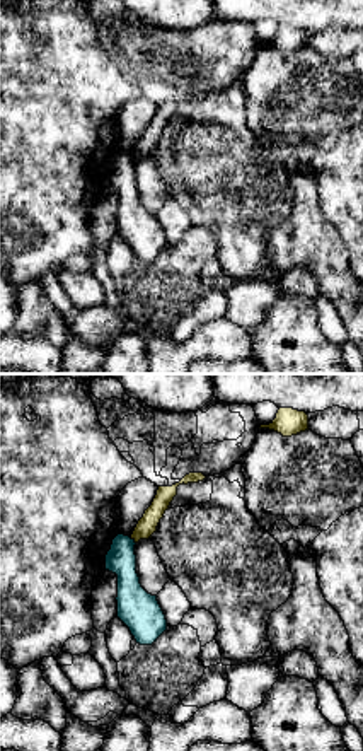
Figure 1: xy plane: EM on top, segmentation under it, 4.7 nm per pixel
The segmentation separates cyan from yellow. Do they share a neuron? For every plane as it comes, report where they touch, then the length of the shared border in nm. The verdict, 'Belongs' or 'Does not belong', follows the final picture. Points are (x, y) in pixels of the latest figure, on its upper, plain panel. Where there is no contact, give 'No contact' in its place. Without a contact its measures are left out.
Touches cyan at (133, 159). Shared border 40 nm

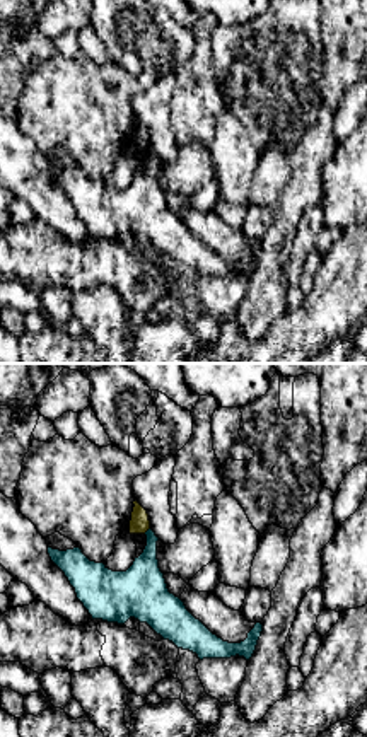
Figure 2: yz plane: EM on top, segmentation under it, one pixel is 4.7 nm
Touches cyan at (147, 149). Shared border 40 nm

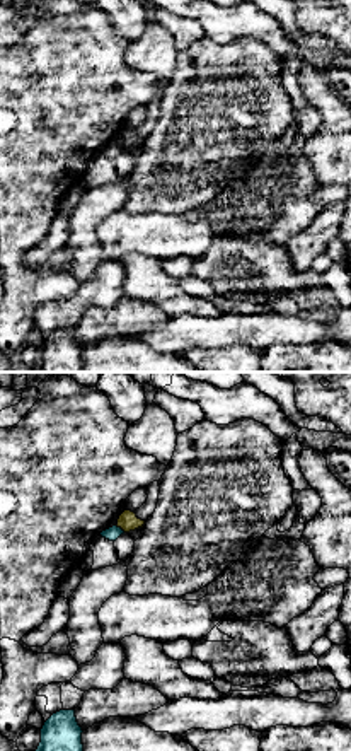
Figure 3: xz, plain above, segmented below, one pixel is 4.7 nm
Touches cyan at (120, 145). Shared border 60 nm

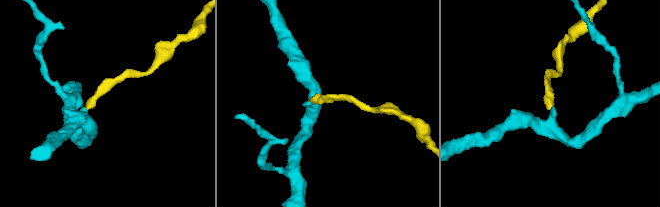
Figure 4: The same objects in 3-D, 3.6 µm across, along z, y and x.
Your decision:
Does not belong

